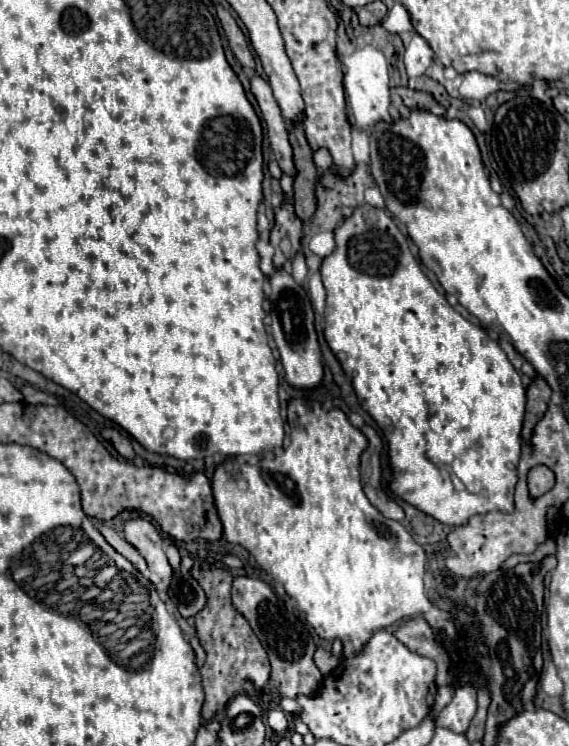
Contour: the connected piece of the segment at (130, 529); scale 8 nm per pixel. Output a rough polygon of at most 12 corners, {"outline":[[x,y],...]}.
{"outline":[[131,519],[123,537],[145,557],[151,583],[167,589],[173,571],[157,529]]}

